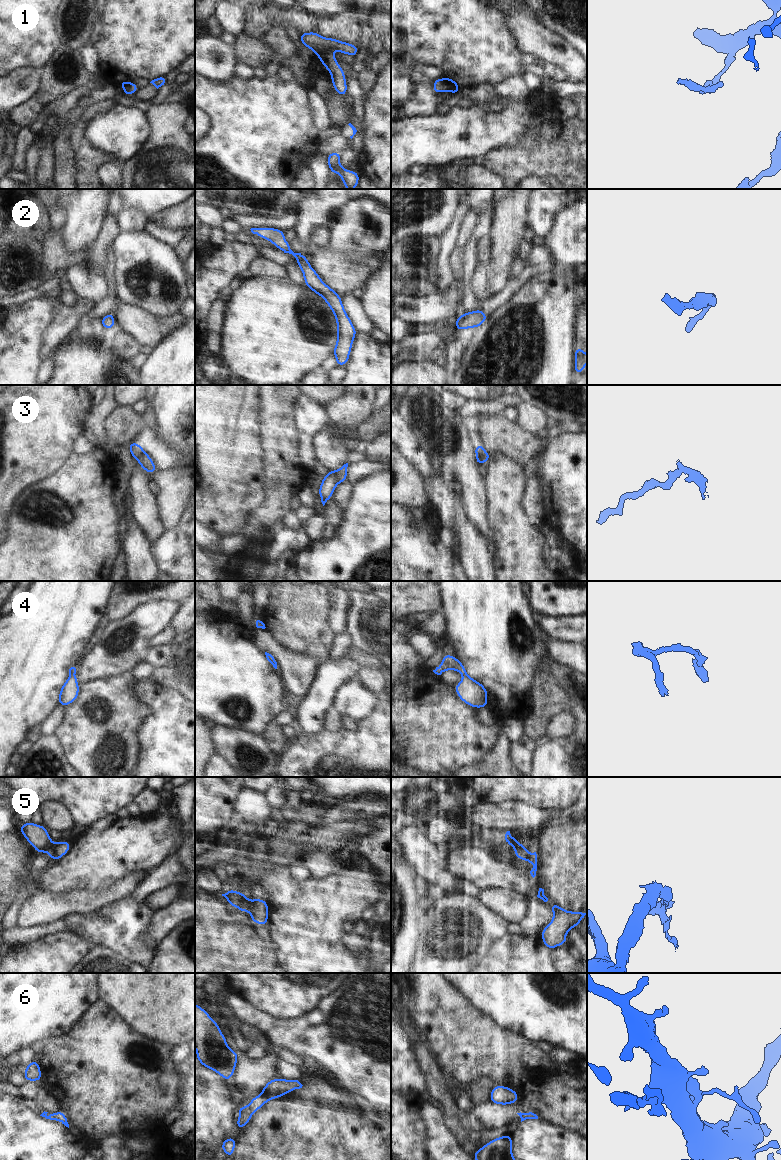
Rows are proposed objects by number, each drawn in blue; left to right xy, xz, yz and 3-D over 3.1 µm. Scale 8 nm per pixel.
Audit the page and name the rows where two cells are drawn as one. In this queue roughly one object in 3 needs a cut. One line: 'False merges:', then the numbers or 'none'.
False merges: 1, 3, 5

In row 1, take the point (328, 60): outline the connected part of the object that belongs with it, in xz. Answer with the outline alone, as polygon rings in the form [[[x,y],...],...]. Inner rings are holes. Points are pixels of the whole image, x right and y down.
[[[328,52],[327,54],[320,56],[319,59],[322,65],[325,66],[332,75],[331,81],[333,83],[333,88],[336,90],[337,94],[344,97],[347,94],[345,73],[338,64],[335,56],[331,52]]]

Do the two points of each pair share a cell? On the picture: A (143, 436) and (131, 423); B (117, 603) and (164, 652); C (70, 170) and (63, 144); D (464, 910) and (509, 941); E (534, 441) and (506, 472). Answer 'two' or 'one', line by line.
A: two
B: two
C: one
D: two
E: two

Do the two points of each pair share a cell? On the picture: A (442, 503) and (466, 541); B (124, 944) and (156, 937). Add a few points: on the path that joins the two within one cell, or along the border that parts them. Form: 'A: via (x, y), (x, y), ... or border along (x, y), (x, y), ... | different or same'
A: via (452, 512), (466, 531) | same
B: border along (152, 917), (145, 934), (145, 945), (147, 947) | different

